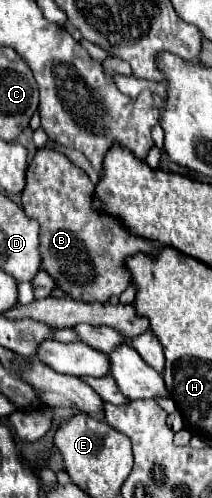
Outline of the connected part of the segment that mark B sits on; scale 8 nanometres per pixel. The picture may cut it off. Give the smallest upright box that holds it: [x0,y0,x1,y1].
[21,147,157,303]

